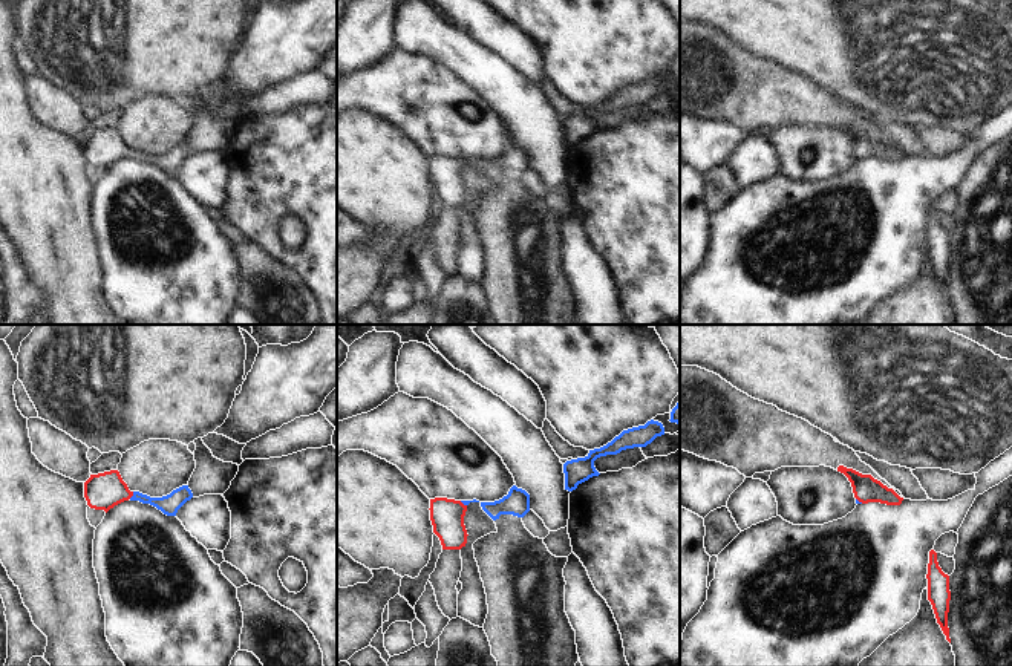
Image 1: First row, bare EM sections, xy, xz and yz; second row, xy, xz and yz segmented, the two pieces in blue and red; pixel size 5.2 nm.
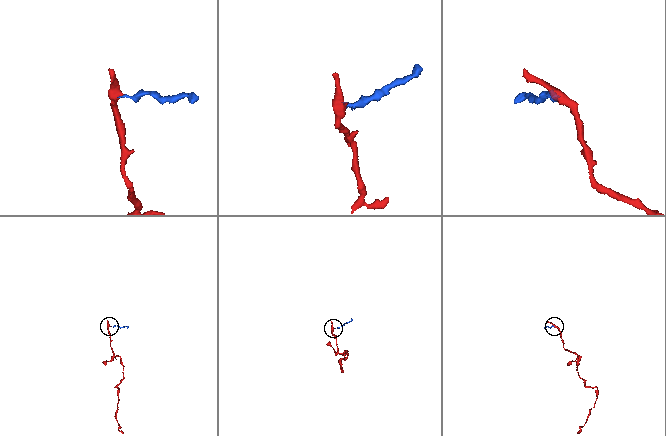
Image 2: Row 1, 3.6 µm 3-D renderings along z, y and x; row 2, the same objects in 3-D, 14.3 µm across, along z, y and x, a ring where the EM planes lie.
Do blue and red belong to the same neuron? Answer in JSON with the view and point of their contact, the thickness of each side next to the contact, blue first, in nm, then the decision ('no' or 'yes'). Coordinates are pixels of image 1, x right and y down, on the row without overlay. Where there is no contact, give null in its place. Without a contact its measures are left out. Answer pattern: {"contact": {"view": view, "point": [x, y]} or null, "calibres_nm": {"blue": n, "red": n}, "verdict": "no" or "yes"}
{"contact": {"view": "xy", "point": [133, 152]}, "calibres_nm": {"blue": 100, "red": 190}, "verdict": "yes"}

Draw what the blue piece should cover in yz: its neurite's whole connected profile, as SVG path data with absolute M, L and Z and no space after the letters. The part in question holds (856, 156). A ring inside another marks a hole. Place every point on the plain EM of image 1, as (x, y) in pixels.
M839 122L837 129L844 130L851 139L856 161L880 159L886 162L900 162L903 158L893 145L888 145L871 132L862 132L844 122Z

